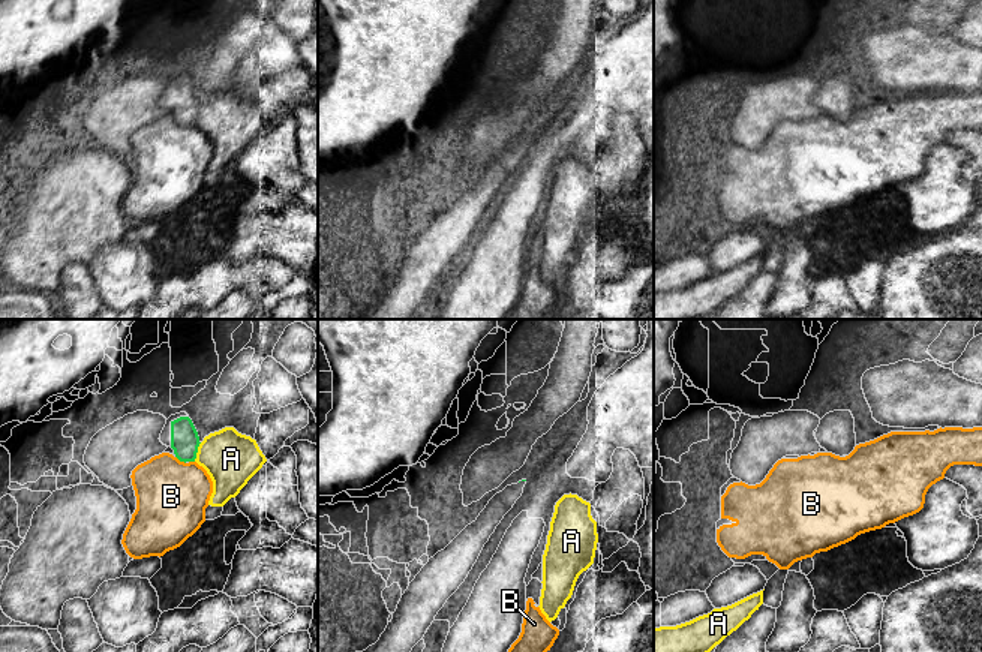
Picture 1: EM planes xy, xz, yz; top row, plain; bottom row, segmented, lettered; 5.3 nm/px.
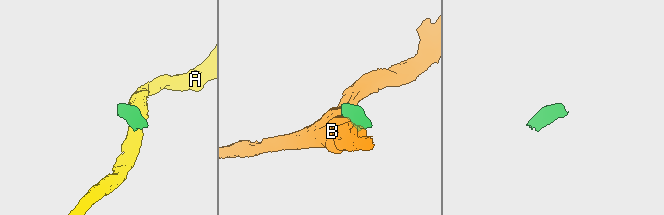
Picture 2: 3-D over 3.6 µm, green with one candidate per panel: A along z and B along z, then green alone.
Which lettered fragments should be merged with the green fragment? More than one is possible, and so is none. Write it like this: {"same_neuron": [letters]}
{"same_neuron": []}

